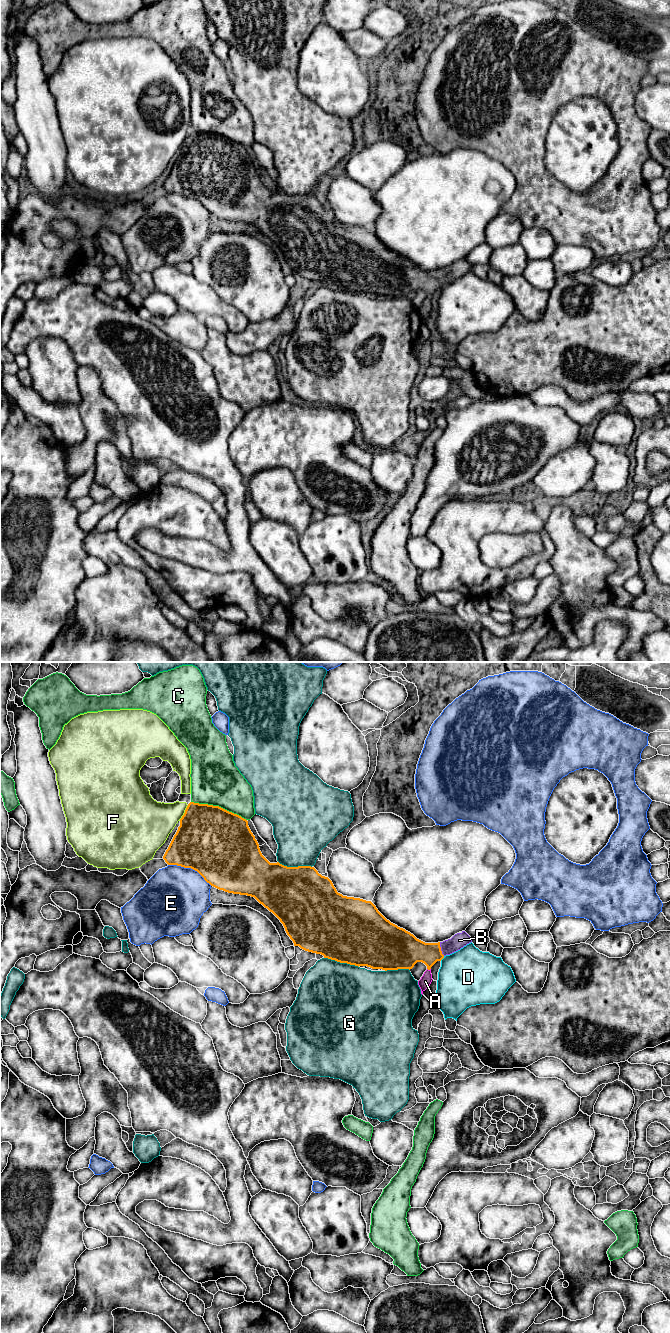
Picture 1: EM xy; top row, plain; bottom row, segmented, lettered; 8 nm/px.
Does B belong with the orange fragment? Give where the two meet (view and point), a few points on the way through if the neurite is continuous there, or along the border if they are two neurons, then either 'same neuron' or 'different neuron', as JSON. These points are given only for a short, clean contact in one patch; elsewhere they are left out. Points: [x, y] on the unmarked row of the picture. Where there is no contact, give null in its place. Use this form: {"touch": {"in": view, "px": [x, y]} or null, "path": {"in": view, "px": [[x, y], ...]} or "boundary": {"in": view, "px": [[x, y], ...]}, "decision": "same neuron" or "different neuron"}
{"touch": {"in": "xy", "px": [440, 277]}, "path": {"in": "xy", "px": [[409, 278], [440, 277], [453, 273], [459, 268]]}, "decision": "same neuron"}

